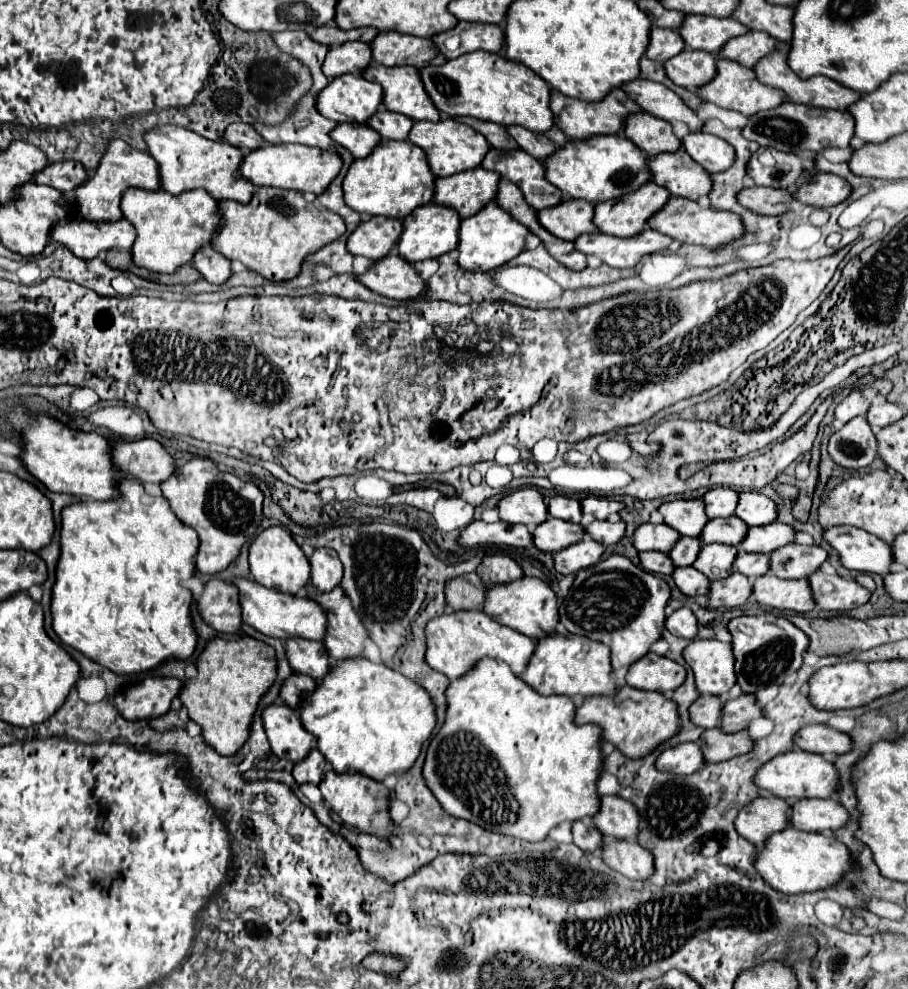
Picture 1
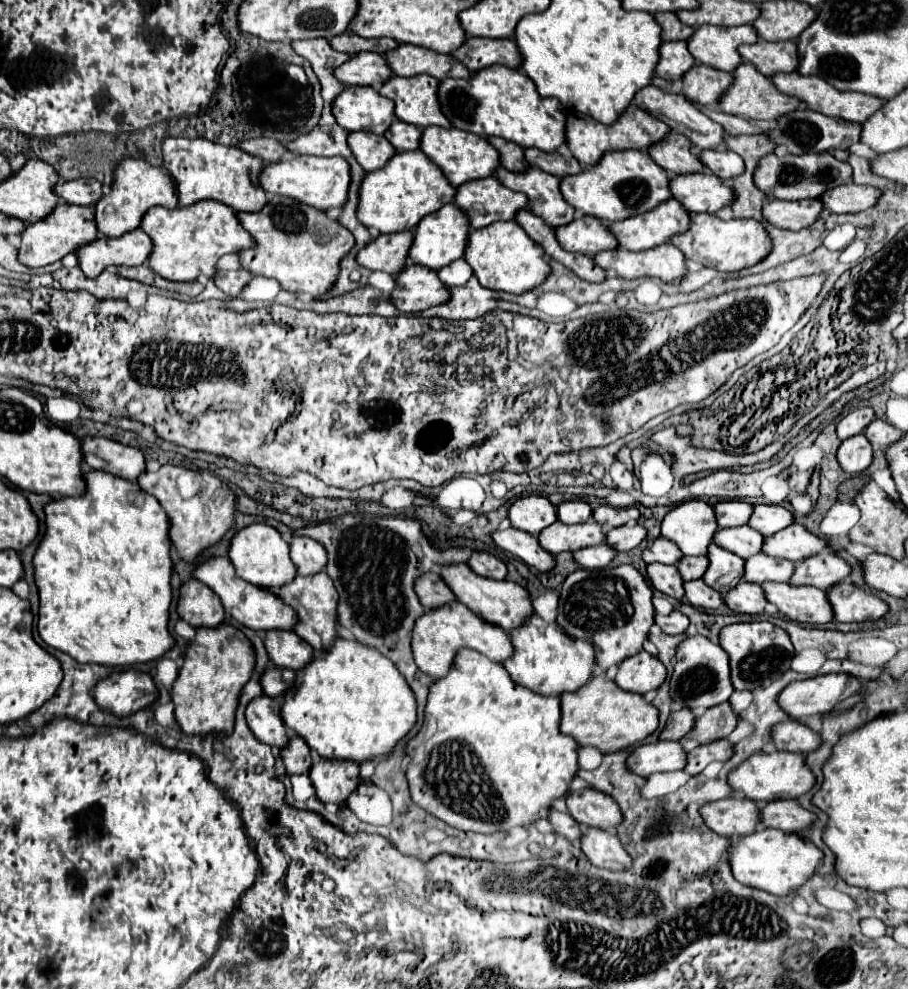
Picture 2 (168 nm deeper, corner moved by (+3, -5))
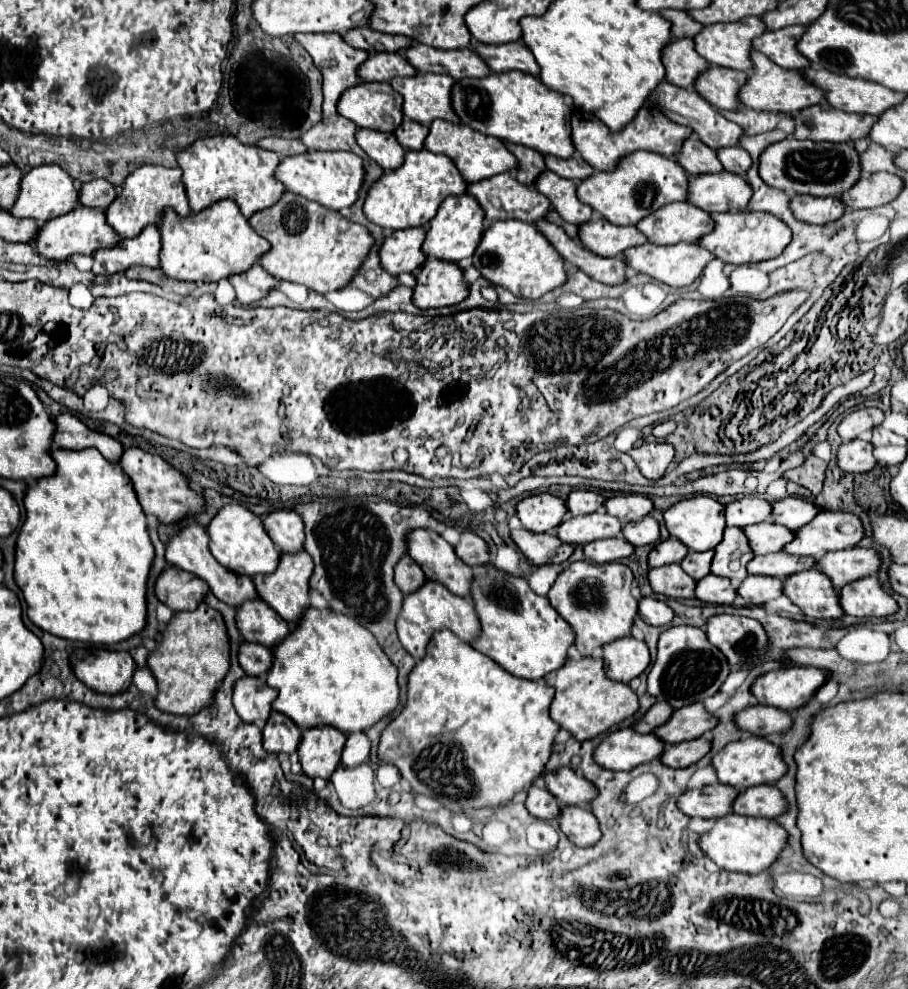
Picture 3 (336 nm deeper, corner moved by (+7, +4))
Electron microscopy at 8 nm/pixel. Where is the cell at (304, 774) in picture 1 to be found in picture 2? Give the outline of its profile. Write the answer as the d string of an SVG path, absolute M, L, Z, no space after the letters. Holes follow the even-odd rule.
M293 737L289 741L289 745L281 751L281 755L283 755L289 777L291 775L305 775L309 771L309 767L313 767L311 749L301 737Z

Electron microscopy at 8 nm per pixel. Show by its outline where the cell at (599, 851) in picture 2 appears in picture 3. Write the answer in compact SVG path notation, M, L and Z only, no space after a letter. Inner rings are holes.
M563 806L559 814L561 832L577 846L593 846L601 838L597 818L581 806Z

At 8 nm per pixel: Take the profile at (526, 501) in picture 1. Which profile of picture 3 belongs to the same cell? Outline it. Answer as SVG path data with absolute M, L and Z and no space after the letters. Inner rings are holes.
M535 494L517 504L517 516L529 532L553 532L567 512L561 498L551 494Z

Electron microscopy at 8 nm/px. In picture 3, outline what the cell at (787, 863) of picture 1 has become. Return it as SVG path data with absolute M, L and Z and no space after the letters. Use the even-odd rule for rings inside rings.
M727 814L715 818L715 824L709 832L699 836L699 846L707 858L711 858L721 870L759 874L769 868L781 854L787 844L787 832L775 820L765 818L749 818L741 814Z

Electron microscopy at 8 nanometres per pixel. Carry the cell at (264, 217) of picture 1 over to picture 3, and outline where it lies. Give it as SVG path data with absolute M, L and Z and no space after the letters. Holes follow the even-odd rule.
M285 192L281 202L253 214L249 224L271 244L271 250L261 256L259 264L279 280L303 284L319 294L345 288L375 244L365 226L293 192Z

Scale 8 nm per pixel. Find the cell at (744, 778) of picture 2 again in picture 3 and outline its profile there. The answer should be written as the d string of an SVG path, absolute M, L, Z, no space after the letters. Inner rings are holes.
M749 736L745 740L729 742L719 754L713 756L711 766L715 768L721 784L729 784L737 790L745 790L749 786L759 786L759 784L773 784L787 772L787 766L781 760L779 746L759 736Z

